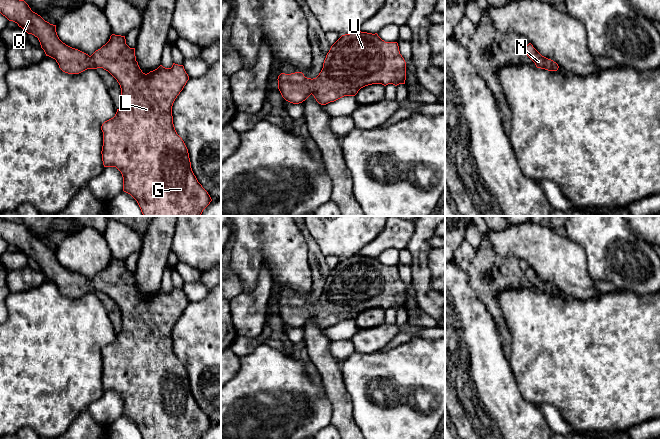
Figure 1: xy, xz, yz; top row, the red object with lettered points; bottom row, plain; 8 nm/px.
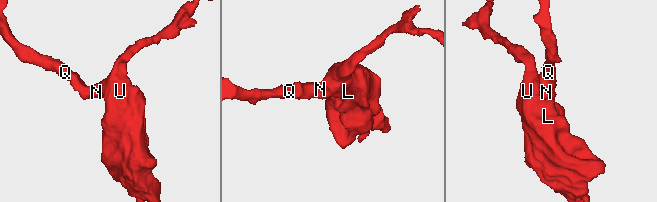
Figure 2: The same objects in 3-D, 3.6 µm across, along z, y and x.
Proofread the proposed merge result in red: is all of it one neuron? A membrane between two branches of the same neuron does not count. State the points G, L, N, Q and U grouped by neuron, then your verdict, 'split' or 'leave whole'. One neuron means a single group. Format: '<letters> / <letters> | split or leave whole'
G L N Q U | leave whole

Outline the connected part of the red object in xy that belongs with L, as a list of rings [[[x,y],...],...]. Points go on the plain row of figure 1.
[[[0,219],[0,237],[9,245],[18,248],[28,258],[38,262],[46,280],[56,284],[59,292],[68,298],[79,298],[87,293],[103,292],[119,307],[122,327],[115,340],[105,345],[103,356],[102,385],[104,391],[116,391],[123,401],[123,415],[130,418],[138,427],[143,439],[201,439],[212,425],[208,416],[198,406],[194,399],[188,373],[177,358],[172,340],[172,330],[189,304],[183,289],[173,287],[171,292],[160,289],[157,293],[145,298],[136,285],[135,272],[126,268],[125,260],[112,258],[109,265],[91,280],[63,267],[56,256],[56,249],[45,245],[33,236],[24,224],[6,219]]]

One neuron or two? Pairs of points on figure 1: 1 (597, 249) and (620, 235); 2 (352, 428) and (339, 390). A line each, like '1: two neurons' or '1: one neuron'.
1: one neuron
2: one neuron

